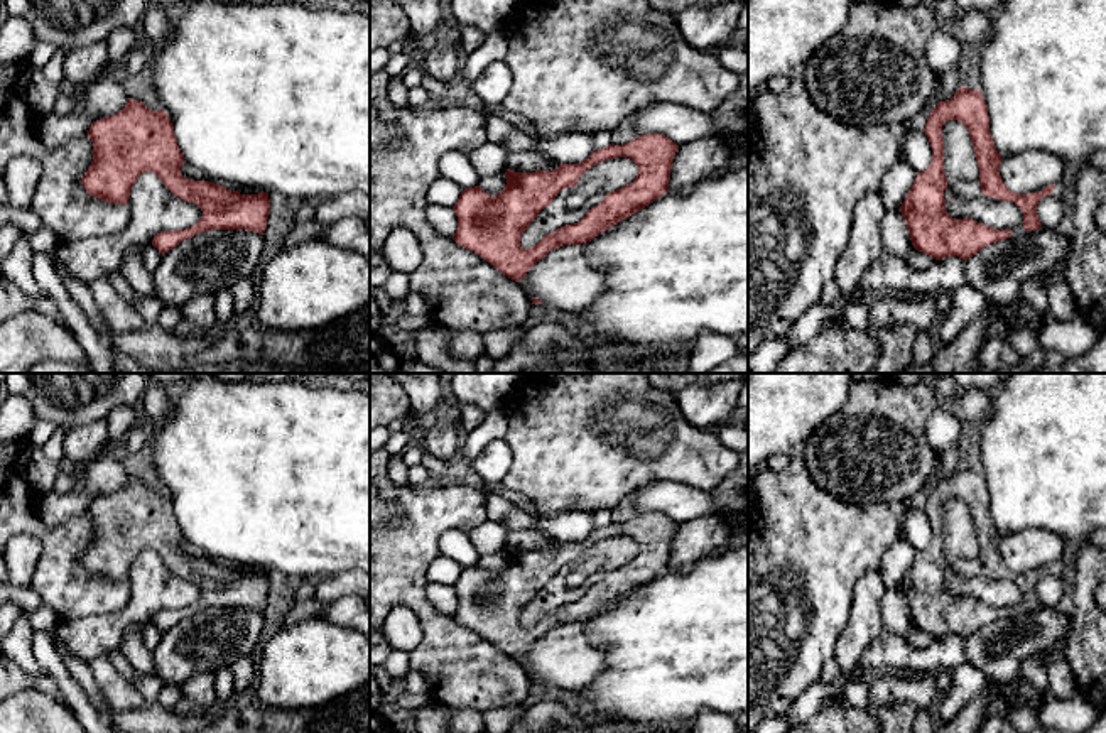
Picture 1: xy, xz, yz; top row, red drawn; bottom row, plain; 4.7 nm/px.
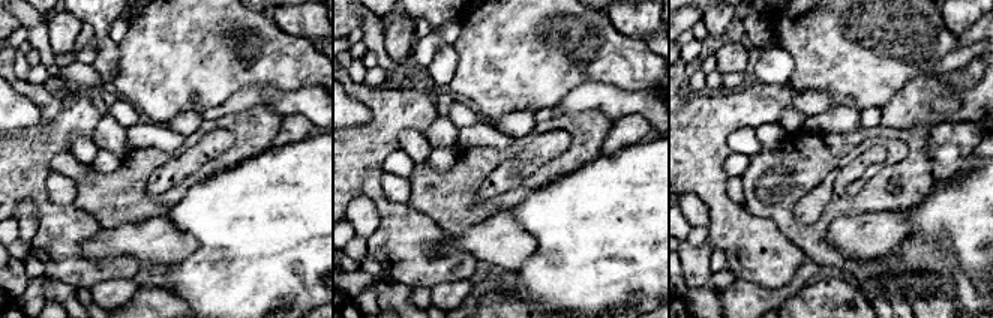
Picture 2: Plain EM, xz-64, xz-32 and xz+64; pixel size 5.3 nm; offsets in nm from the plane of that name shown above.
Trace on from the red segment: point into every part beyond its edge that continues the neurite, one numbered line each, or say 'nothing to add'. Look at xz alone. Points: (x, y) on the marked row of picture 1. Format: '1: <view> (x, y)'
nothing to add

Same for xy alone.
nothing to add

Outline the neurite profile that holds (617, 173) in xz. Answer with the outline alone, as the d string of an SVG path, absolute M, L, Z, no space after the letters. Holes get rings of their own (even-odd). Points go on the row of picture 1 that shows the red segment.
M616 157L603 160L591 169L588 169L577 181L574 187L562 189L554 201L544 208L539 216L529 225L529 228L520 236L522 248L532 248L545 235L556 231L561 226L581 221L586 213L598 206L605 196L611 191L621 189L623 186L635 181L638 174L637 164L628 157ZM594 177L605 179L605 187L588 196L586 203L579 209L569 209L566 206L566 198L576 189L584 186Z

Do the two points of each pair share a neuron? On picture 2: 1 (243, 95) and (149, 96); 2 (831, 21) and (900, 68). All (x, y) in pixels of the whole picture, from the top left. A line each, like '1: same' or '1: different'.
1: different
2: same

